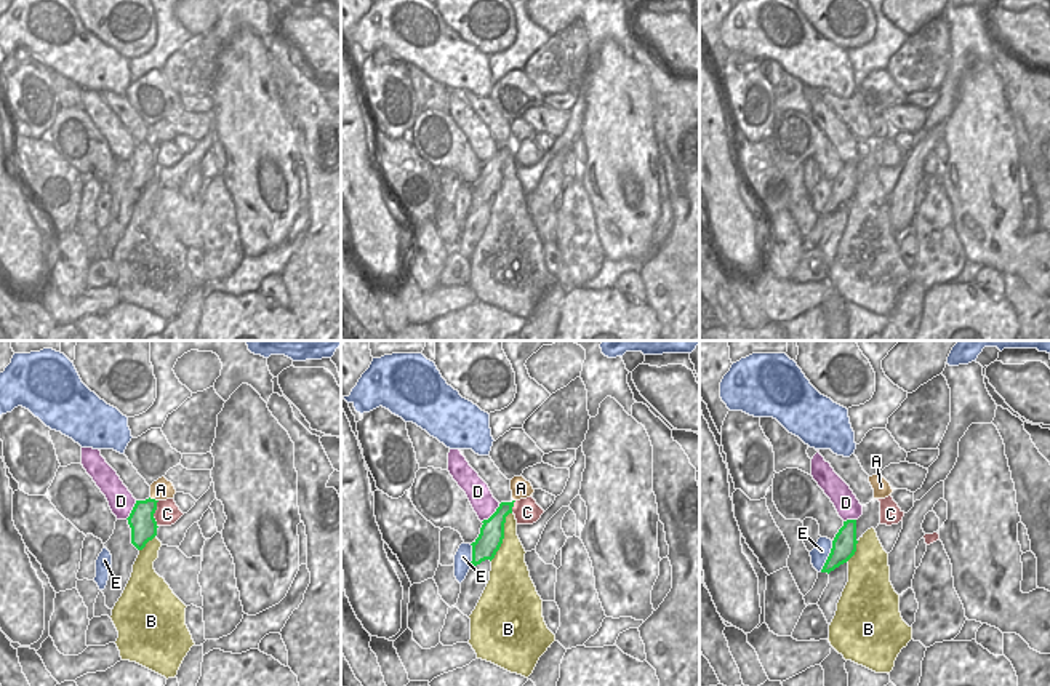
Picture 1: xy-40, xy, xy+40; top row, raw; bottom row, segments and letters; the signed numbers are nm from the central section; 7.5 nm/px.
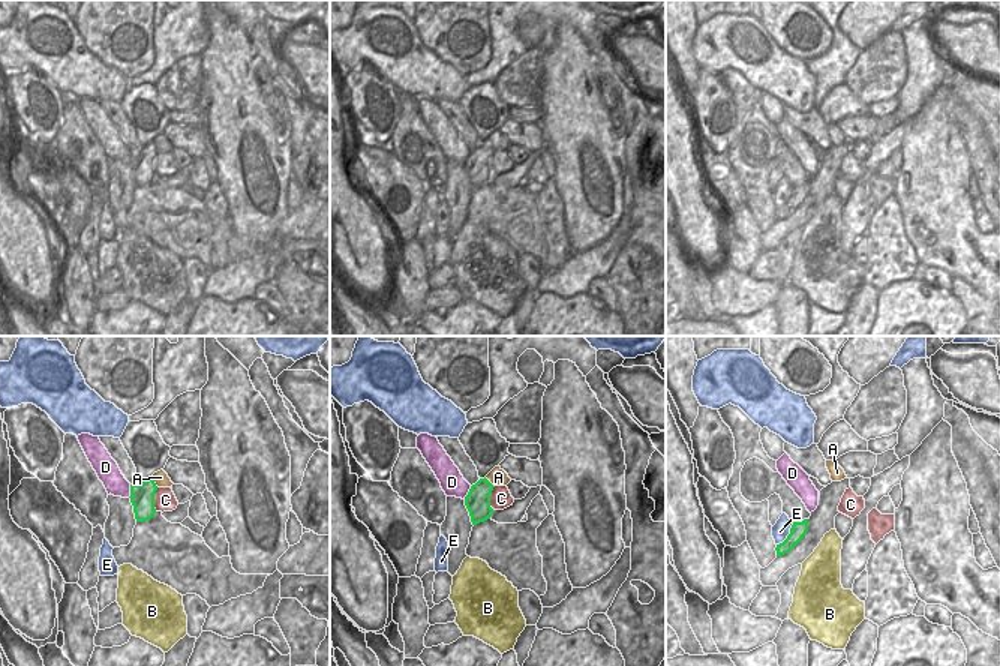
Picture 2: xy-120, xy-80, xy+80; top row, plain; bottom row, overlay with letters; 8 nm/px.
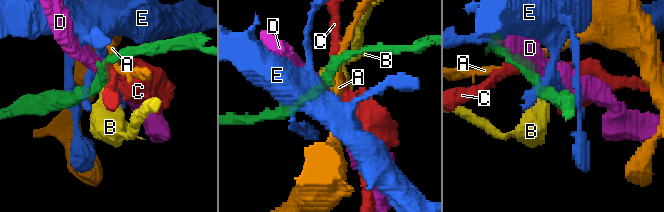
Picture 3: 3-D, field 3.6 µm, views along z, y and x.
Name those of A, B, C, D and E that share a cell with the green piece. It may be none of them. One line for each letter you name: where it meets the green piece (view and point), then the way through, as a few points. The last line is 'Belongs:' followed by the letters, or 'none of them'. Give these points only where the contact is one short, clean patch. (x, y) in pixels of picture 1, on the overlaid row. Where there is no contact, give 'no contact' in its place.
Belongs: none of them

